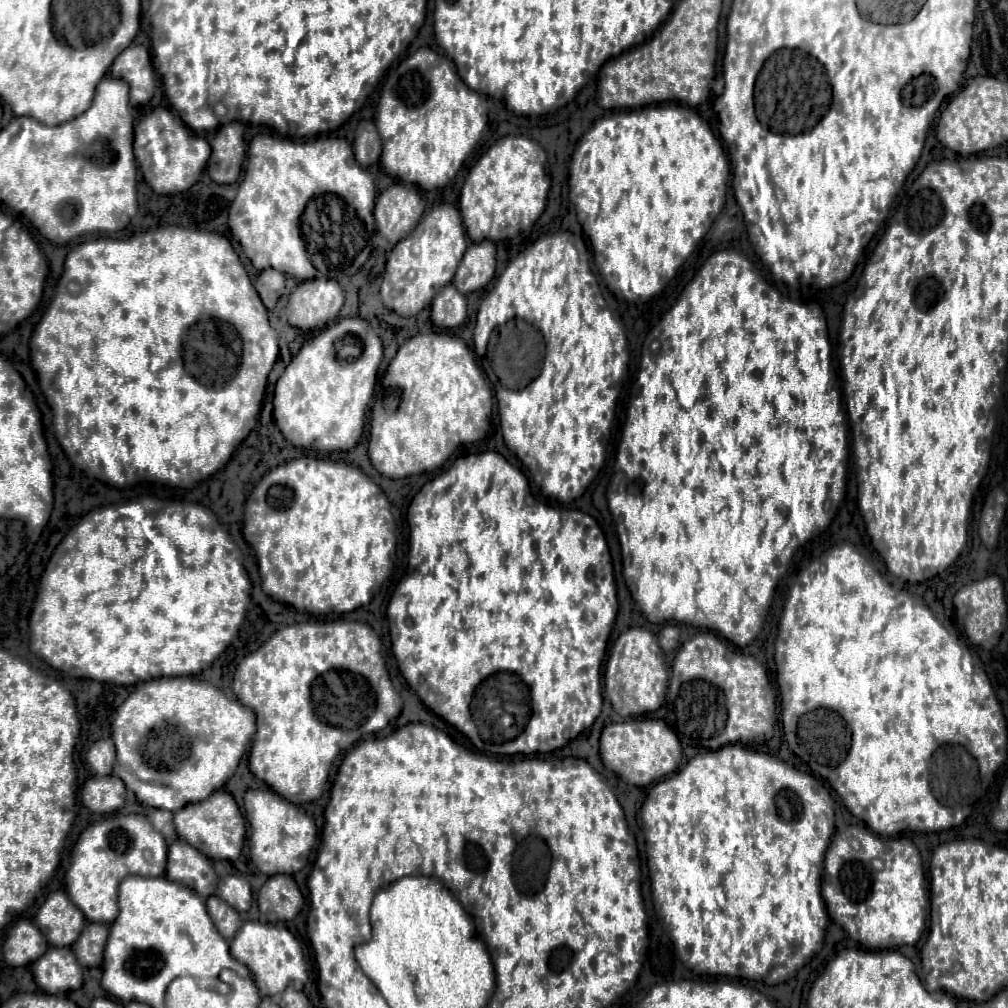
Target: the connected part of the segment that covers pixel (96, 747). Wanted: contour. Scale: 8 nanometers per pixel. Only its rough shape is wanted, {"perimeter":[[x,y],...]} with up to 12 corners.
{"perimeter":[[98,739],[86,753],[96,775],[110,775],[116,751],[112,739]]}

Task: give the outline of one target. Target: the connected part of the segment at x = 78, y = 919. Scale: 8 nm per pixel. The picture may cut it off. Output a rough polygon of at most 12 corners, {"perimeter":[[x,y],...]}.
{"perimeter":[[54,891],[34,923],[50,945],[70,947],[84,915],[64,891]]}

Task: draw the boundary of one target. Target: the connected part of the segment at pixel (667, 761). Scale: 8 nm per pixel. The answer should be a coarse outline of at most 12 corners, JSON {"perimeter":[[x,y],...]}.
{"perimeter":[[639,718],[604,727],[600,757],[648,787],[682,761],[675,730]]}

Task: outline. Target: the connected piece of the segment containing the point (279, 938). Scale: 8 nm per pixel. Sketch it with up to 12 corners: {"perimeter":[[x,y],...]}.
{"perimeter":[[246,921],[230,953],[262,997],[302,991],[302,949],[286,927]]}

